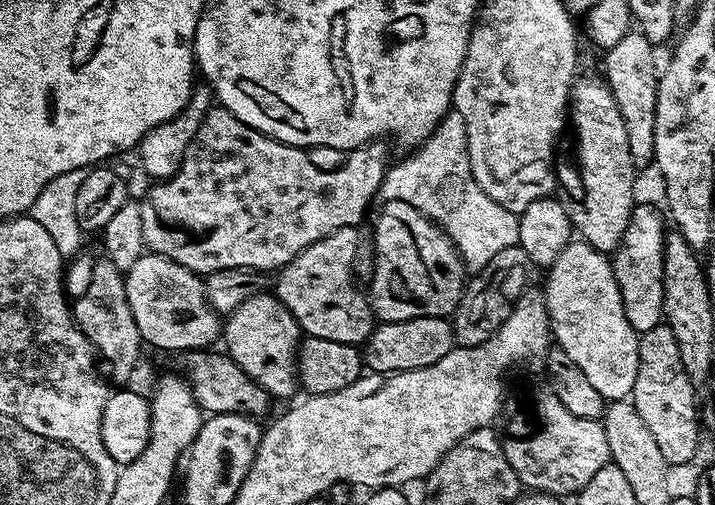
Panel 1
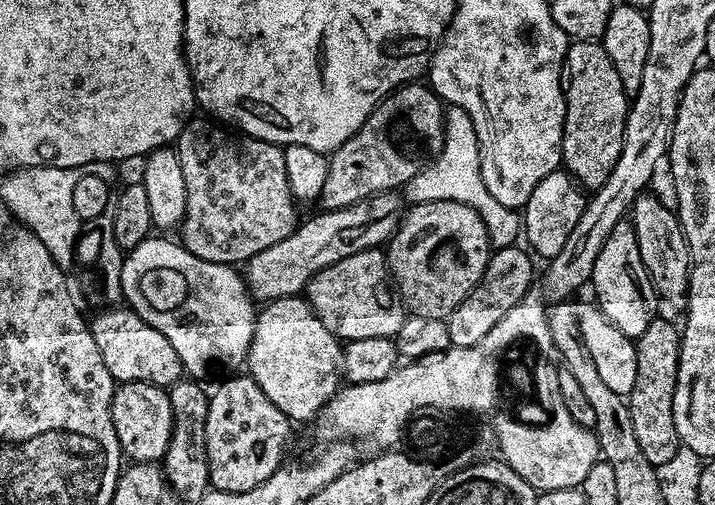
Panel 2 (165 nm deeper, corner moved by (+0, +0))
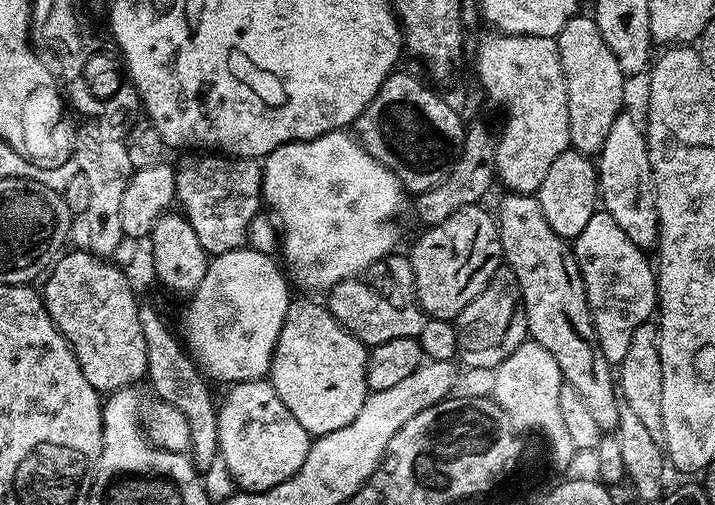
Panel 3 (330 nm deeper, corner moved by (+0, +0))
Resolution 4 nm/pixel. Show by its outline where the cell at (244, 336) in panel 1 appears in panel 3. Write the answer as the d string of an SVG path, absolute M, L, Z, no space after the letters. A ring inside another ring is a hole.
M293 299L286 310L286 322L282 322L282 334L278 334L276 349L272 355L270 379L278 398L286 402L286 410L298 418L302 430L315 438L325 436L342 426L350 426L358 418L358 410L368 397L366 362L369 349L354 334L350 334L337 322L323 303L316 300Z

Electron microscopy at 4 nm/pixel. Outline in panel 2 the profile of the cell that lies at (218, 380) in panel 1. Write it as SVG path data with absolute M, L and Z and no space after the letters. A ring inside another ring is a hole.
M117 306L115 308L106 308L95 313L96 317L90 320L92 337L94 342L98 342L98 354L102 354L102 362L106 362L106 370L110 370L113 381L120 384L129 384L130 382L142 382L143 384L153 384L162 389L169 389L177 380L185 375L183 364L181 364L174 346L154 330L143 320L137 312L133 312L127 306Z

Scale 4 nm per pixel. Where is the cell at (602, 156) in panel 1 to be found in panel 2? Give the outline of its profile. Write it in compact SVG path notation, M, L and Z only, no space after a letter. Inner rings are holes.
M578 40L569 43L568 52L564 55L564 133L560 158L563 171L567 172L581 188L595 190L603 186L606 178L610 178L610 170L614 170L614 162L618 162L618 154L622 154L622 138L628 117L630 94L622 86L622 78L618 78L618 70L614 70L614 62L606 54L603 43L595 40Z

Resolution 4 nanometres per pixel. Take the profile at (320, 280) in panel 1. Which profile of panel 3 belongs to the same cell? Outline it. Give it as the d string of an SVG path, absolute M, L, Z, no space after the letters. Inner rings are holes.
M393 254L371 264L362 278L343 280L326 296L326 307L333 318L365 346L390 342L390 338L419 338L429 317L416 297L416 279L407 255Z

